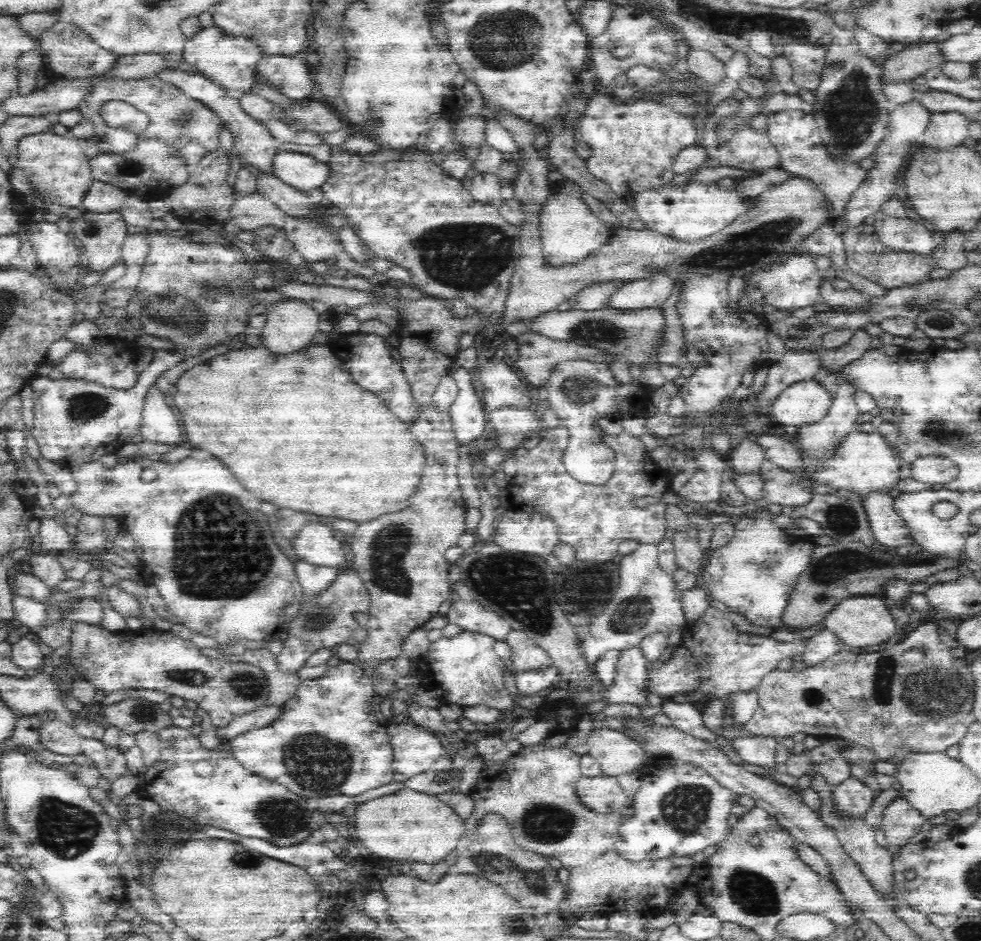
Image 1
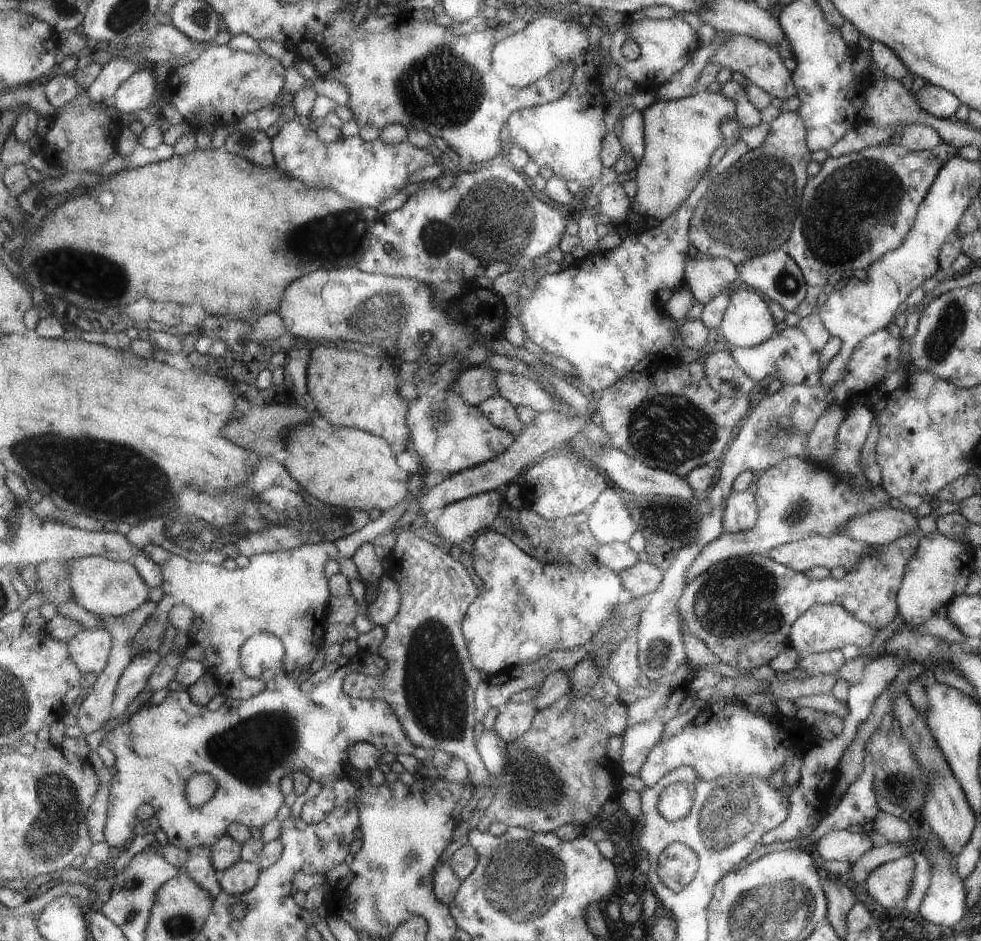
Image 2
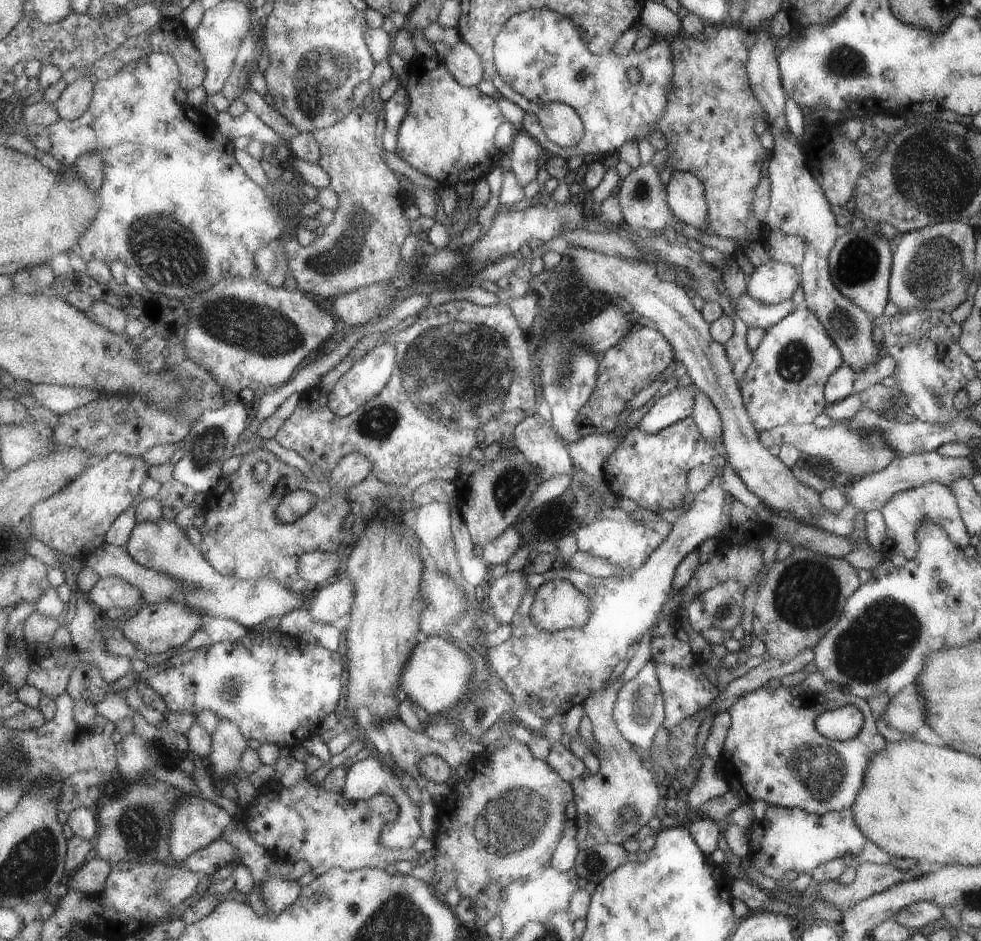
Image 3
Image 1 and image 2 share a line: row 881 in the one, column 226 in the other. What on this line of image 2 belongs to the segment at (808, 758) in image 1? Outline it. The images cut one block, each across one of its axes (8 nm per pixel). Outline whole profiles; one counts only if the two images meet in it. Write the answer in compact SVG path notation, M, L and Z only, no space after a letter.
M239 860L235 866L231 866L229 870L219 874L223 892L231 894L231 896L241 896L249 890L253 890L259 882L263 868L259 862L247 862L247 860Z

